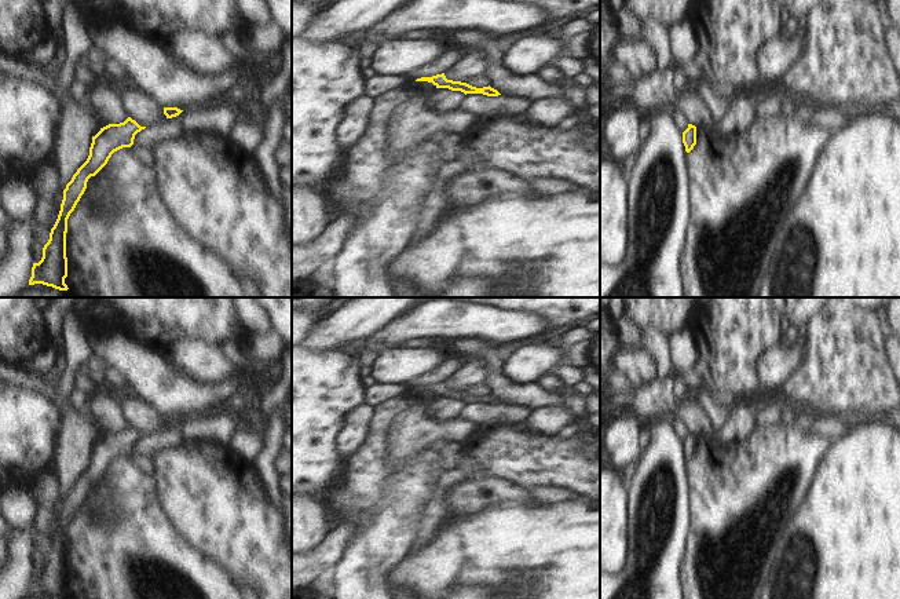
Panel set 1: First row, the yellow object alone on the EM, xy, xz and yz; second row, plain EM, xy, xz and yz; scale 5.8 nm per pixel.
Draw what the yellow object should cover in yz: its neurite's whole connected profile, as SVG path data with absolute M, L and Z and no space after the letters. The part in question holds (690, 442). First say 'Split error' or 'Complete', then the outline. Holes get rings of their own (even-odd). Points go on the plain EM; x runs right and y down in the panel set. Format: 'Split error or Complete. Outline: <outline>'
Complete. Outline: M688 432L688 437L683 441L683 452L685 454L685 460L689 461L696 453L696 435Z

